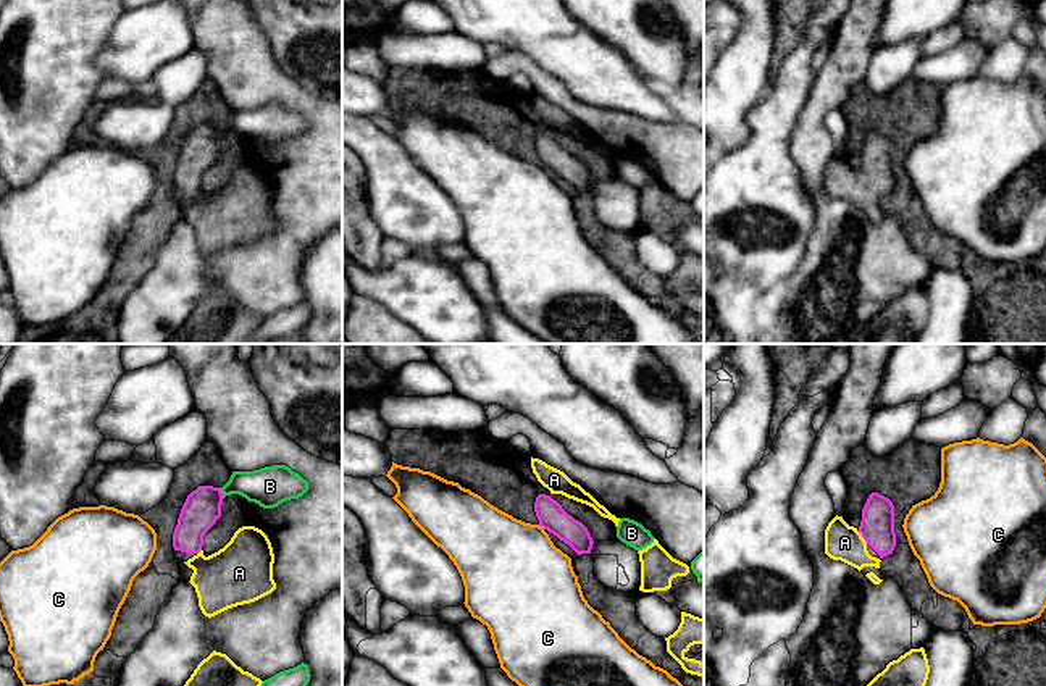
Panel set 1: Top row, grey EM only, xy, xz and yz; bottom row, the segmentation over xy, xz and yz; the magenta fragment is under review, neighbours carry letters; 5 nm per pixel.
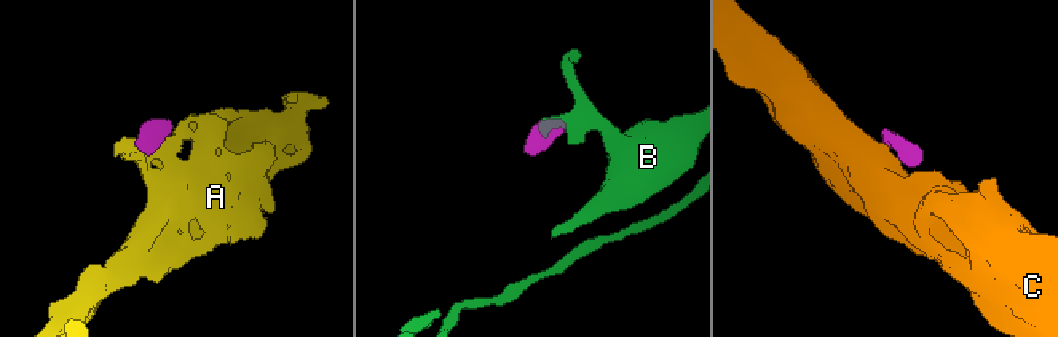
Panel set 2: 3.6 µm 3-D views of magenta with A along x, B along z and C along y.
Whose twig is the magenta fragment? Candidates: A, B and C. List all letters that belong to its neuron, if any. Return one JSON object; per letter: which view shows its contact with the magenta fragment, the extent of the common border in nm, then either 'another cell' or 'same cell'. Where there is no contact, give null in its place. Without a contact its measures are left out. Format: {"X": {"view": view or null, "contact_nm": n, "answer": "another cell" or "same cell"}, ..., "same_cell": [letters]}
{"A": {"view": "yz", "contact_nm": 80, "answer": "same cell"}, "B": {"view": "xy", "contact_nm": 60, "answer": "another cell"}, "C": {"view": "xz", "contact_nm": 40, "answer": "another cell"}, "same_cell": ["A"]}

